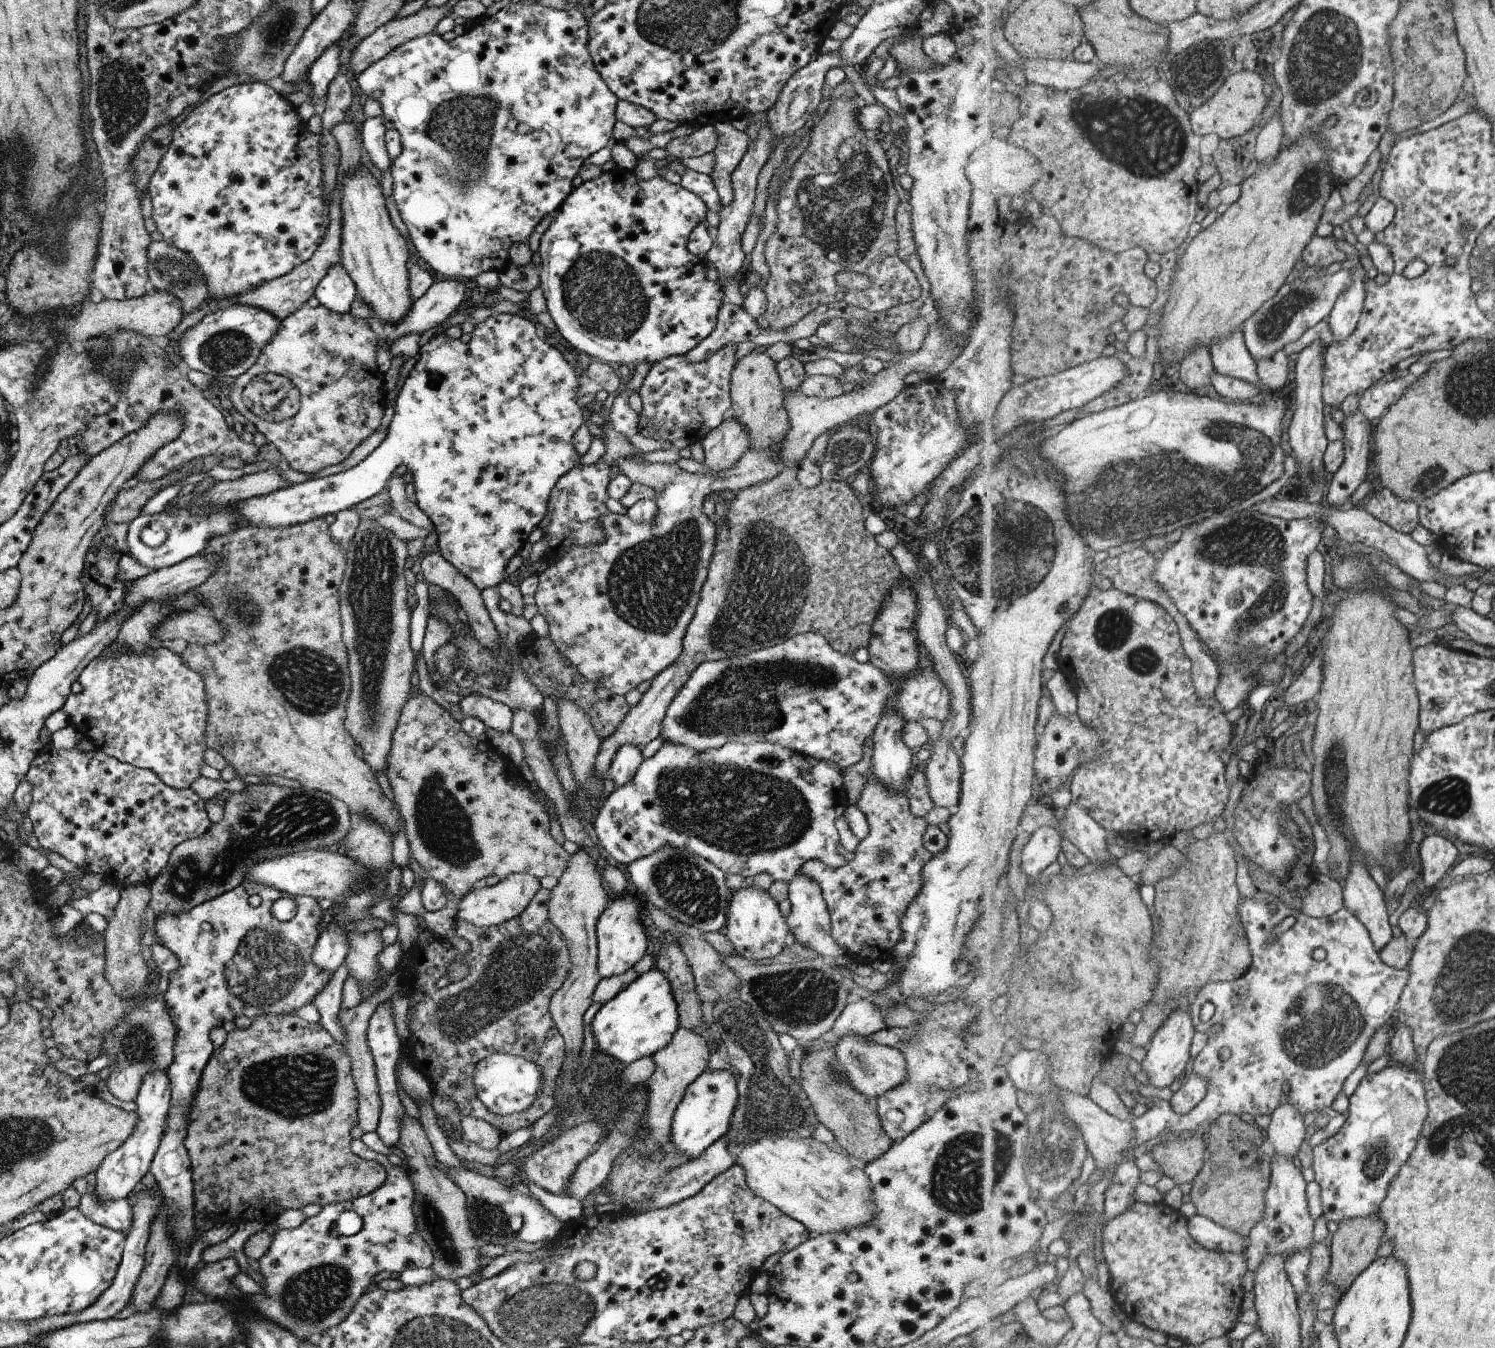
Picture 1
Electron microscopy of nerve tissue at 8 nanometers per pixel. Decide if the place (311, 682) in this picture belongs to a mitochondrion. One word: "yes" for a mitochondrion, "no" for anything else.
yes

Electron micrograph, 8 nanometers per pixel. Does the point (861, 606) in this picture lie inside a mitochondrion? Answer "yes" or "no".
no

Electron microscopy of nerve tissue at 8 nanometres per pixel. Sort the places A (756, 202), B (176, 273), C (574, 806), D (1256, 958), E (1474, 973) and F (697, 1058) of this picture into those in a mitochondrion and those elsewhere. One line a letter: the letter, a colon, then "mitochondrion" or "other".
A: other
B: mitochondrion
C: other
D: other
E: mitochondrion
F: other

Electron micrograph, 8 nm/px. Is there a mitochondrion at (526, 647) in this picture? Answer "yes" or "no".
no

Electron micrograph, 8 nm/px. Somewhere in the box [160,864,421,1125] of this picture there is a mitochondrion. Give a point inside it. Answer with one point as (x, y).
(263, 968)

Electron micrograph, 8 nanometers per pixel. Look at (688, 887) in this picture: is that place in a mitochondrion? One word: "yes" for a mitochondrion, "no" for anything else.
yes

